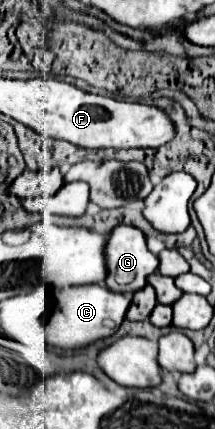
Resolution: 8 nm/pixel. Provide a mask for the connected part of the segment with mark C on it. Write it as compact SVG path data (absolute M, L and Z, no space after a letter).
M99 284L61 288L55 292L55 308L47 320L47 344L61 350L75 350L113 336L125 318L129 302L129 296L111 292Z

